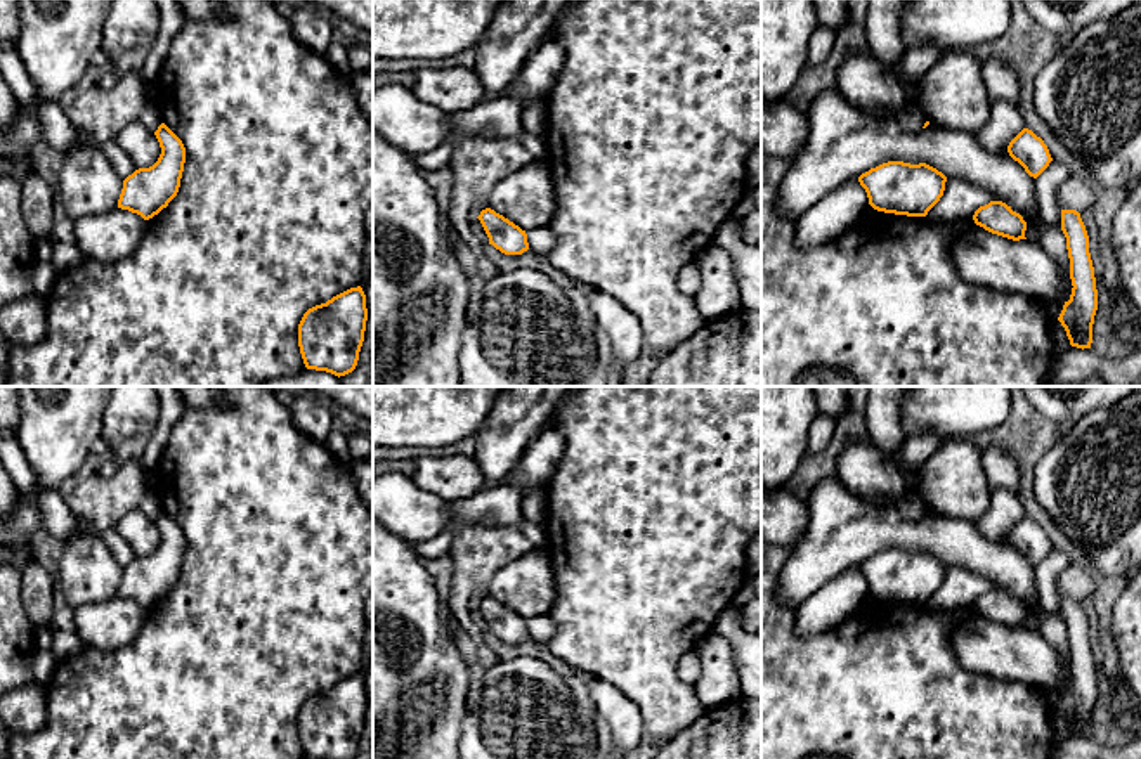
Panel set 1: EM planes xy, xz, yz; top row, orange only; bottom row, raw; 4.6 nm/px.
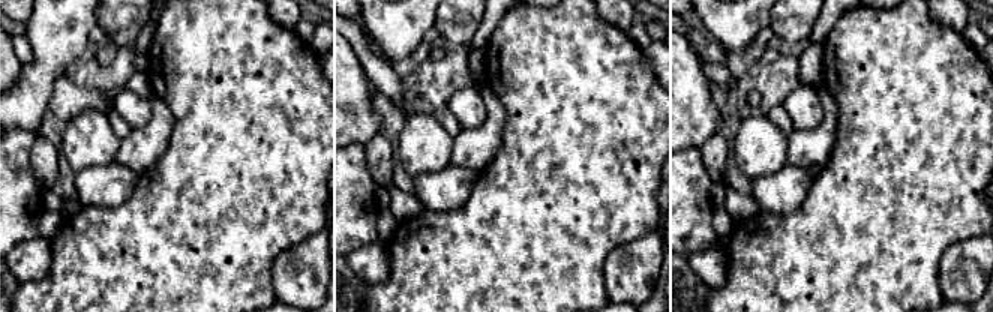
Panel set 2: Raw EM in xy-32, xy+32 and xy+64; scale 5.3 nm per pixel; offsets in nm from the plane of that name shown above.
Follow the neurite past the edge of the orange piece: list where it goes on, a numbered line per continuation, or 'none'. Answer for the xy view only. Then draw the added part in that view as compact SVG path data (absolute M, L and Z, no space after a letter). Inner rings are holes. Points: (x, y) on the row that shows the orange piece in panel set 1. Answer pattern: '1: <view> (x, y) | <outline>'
none

